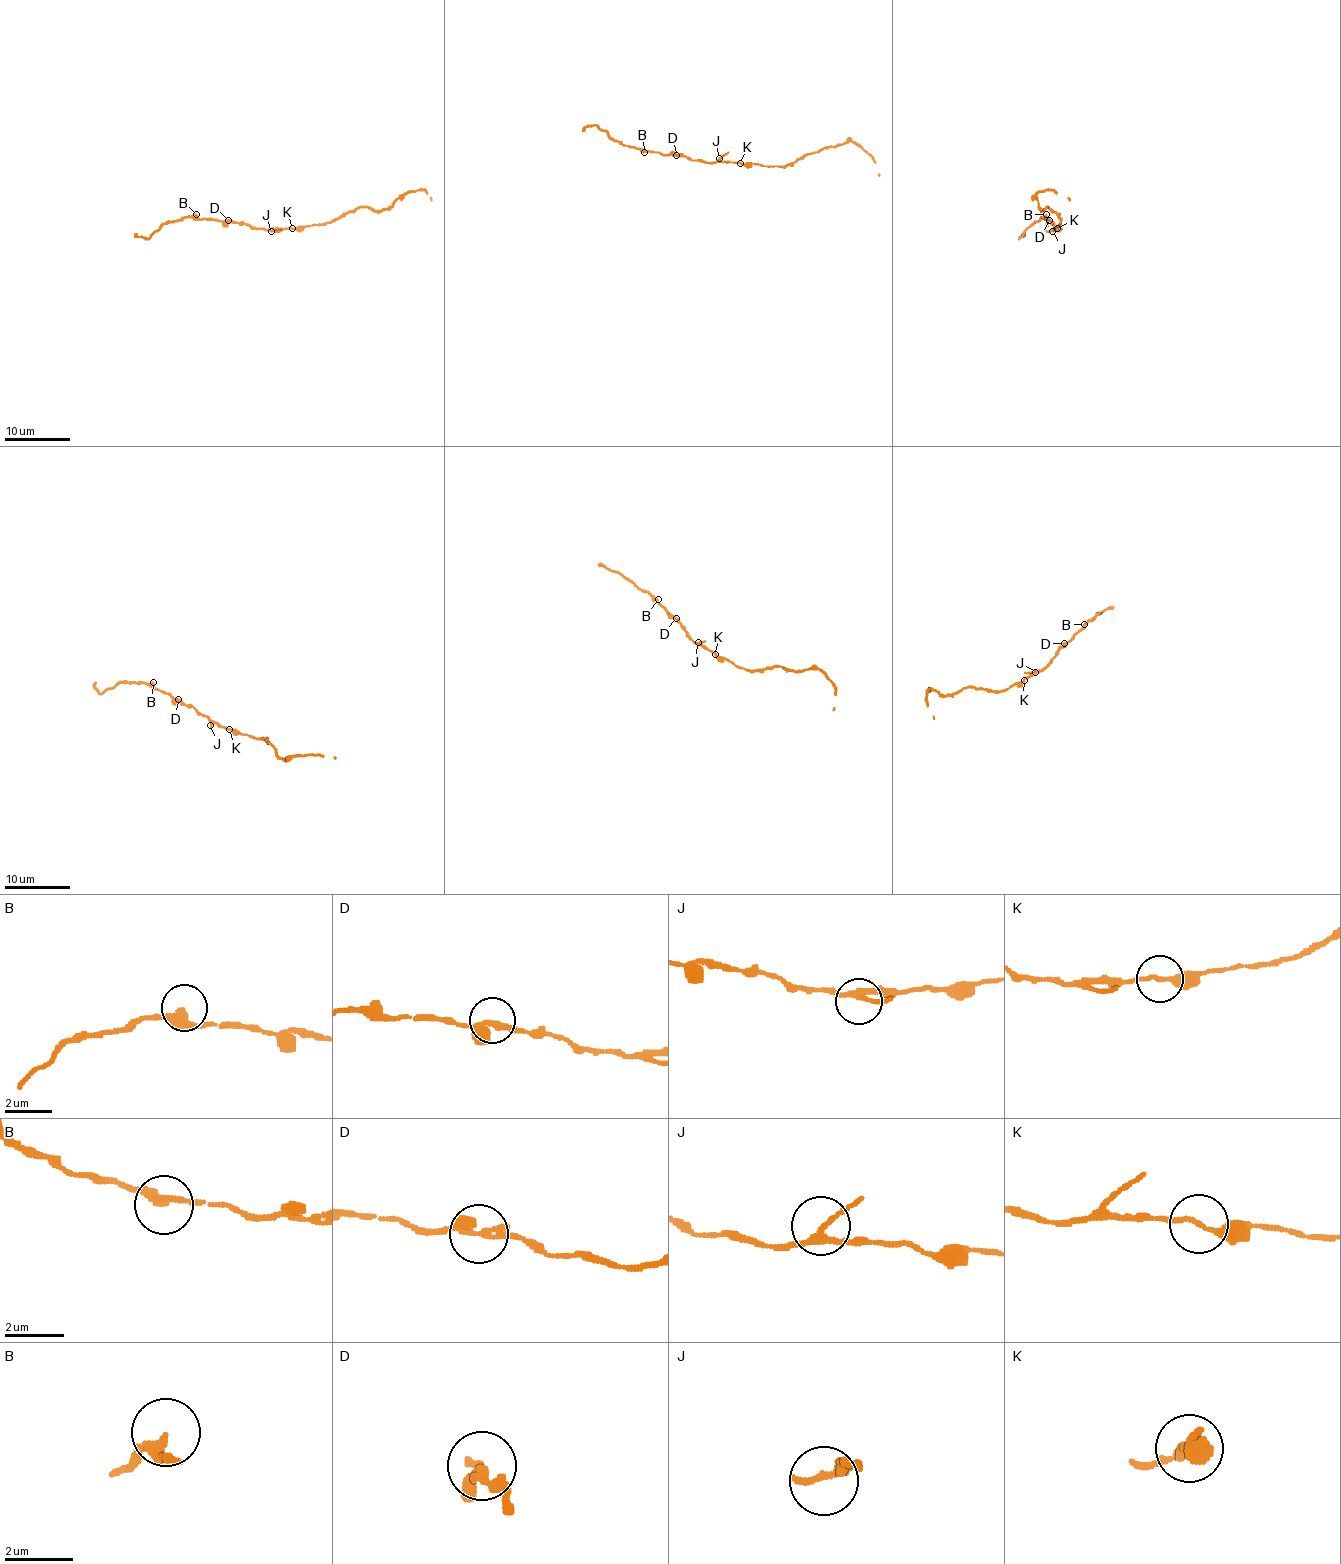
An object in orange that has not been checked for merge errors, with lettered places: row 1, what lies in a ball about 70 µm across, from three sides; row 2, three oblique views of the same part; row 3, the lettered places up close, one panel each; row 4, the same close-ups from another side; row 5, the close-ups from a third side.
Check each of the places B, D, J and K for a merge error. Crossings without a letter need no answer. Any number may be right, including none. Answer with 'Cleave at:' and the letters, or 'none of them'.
Cleave at: none of them

